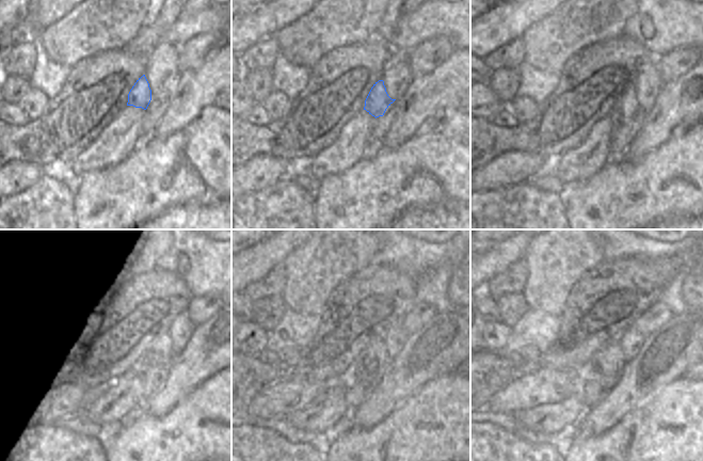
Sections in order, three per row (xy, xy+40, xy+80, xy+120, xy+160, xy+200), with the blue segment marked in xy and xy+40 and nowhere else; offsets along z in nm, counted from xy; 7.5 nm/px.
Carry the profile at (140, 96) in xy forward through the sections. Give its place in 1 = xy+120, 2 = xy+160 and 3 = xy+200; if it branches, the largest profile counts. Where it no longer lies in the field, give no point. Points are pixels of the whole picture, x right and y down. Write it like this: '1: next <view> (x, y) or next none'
1: next xy+120 (140, 356)
2: next xy+160 (371, 365)
3: next xy+200 (606, 367)

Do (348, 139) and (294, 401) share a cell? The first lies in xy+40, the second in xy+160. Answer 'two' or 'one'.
two

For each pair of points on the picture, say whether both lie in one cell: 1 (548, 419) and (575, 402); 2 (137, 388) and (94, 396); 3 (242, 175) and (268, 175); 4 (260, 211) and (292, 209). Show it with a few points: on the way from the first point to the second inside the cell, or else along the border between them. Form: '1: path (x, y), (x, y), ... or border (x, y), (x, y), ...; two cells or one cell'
1: path (555, 417), (569, 409); one cell
2: path (126, 393), (122, 396), (105, 396); one cell
3: path (249, 175), (261, 174); one cell
4: path (268, 211), (285, 210); one cell

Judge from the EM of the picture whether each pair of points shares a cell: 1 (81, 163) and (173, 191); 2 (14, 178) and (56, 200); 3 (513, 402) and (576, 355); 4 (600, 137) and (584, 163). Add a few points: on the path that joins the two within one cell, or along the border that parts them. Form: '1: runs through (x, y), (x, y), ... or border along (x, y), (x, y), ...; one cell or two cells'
1: border along (124, 159), (111, 167), (86, 171), (79, 176); two cells
2: border along (43, 174), (30, 186), (11, 195); two cells
3: border along (581, 367), (537, 368), (532, 371); two cells
4: runs through (598, 143), (598, 147), (589, 157); one cell

